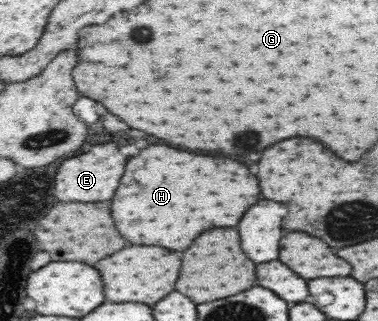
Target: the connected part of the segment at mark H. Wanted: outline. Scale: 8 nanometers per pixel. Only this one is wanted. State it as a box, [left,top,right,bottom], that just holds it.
[112,145,260,251]

